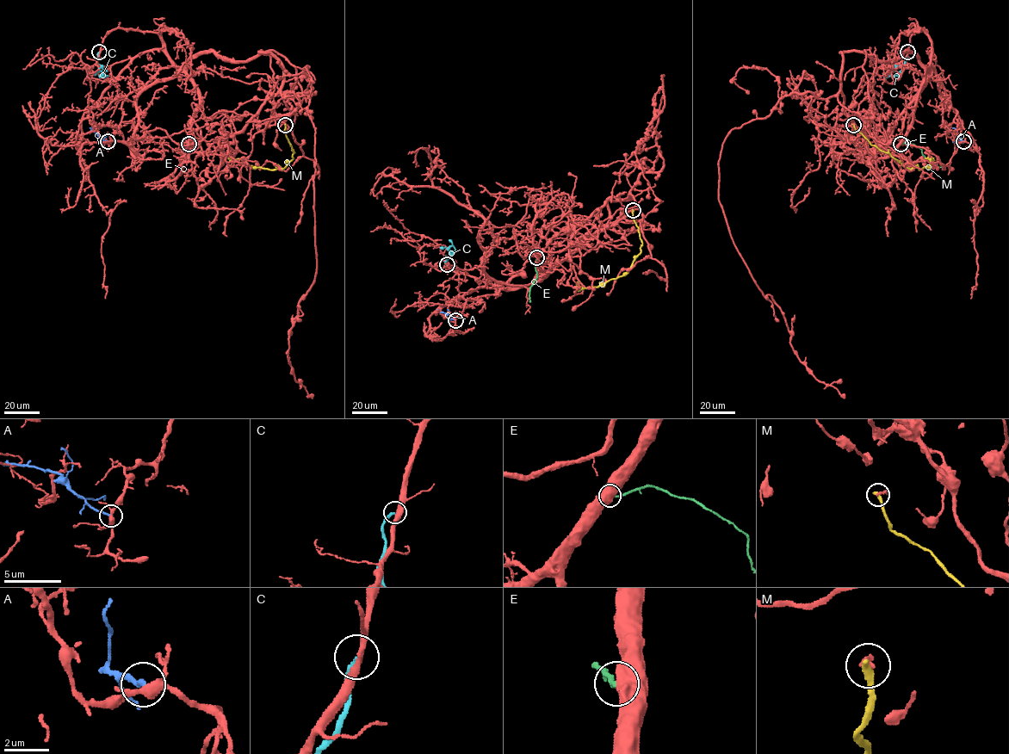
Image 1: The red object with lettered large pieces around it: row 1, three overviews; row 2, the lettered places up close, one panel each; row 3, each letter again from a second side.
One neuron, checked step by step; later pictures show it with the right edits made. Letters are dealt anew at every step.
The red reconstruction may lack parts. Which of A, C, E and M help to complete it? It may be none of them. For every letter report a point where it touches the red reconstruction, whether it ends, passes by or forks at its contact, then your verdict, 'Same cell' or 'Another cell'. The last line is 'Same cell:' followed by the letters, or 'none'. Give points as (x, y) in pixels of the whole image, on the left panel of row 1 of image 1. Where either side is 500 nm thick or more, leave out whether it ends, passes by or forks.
A: Touches red at (108, 141). It ends there. Another cell
C: Touches red at (99, 52). It ends there. Another cell
E: Touches red at (188, 144). Another cell
M: Touches red at (285, 125). It ends there. Another cell
Same cell: none

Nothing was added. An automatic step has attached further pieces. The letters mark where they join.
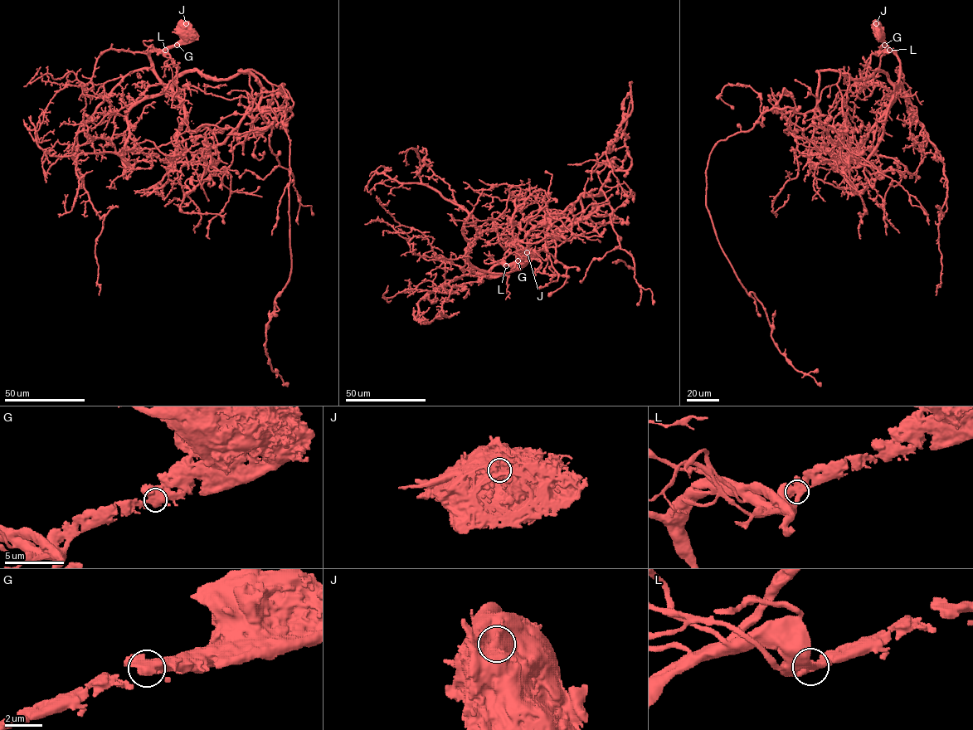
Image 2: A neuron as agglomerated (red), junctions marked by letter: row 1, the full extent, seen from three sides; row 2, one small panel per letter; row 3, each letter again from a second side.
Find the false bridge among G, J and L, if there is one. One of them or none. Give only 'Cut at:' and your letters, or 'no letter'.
Cut at: no letter

